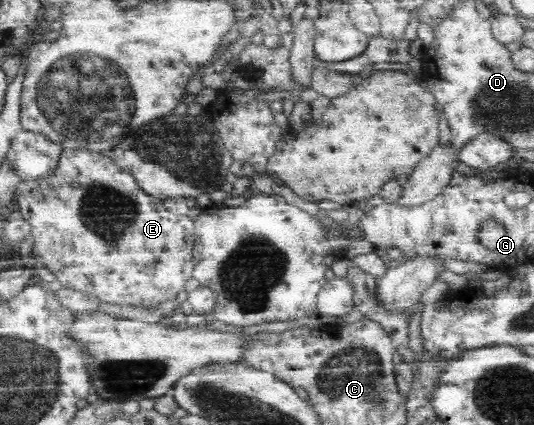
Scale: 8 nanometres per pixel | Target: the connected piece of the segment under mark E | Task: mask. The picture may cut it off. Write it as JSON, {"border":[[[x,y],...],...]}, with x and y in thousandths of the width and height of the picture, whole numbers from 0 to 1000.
{"border":[[[118,348],[112,372],[112,388],[105,405],[82,421],[82,426],[56,426],[47,431],[39,426],[32,438],[30,478],[36,482],[34,496],[37,506],[56,522],[58,548],[54,562],[58,565],[58,600],[75,614],[82,628],[96,638],[99,661],[107,673],[135,678],[142,685],[159,685],[185,699],[199,713],[215,713],[221,718],[243,718],[258,722],[273,722],[285,727],[300,713],[315,706],[326,706],[335,699],[335,692],[348,661],[360,656],[360,633],[365,626],[361,609],[361,591],[365,579],[365,525],[361,504],[328,506],[324,499],[315,496],[305,480],[305,471],[287,459],[277,459],[266,449],[258,438],[255,419],[243,405],[225,395],[217,388],[204,365],[187,365],[184,358],[174,355],[150,355],[135,348]]]}

